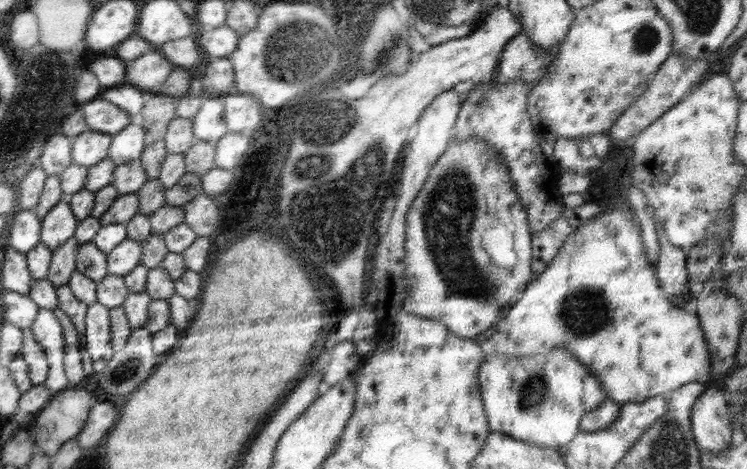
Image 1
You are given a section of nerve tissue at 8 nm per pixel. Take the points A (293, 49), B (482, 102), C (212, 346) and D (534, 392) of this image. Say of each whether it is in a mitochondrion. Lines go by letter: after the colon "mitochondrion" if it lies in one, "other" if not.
A: mitochondrion
B: mitochondrion
C: other
D: mitochondrion

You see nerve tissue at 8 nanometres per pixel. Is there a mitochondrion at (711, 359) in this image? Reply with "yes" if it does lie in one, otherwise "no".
no

